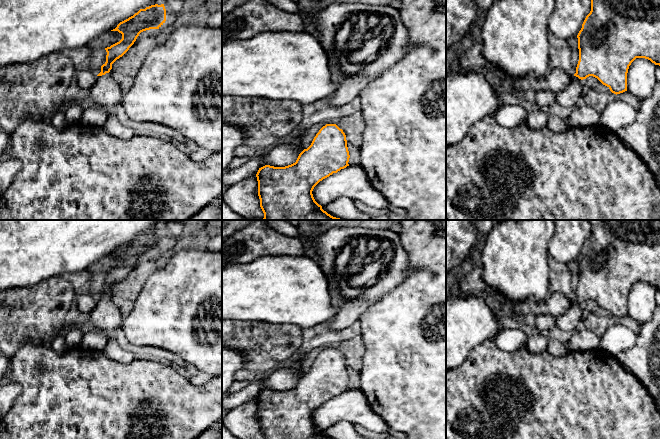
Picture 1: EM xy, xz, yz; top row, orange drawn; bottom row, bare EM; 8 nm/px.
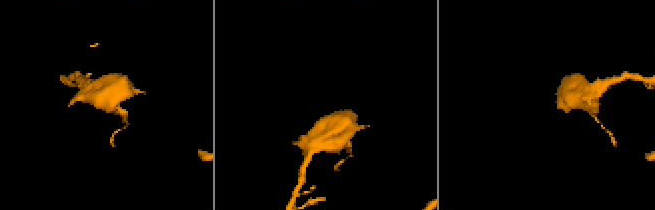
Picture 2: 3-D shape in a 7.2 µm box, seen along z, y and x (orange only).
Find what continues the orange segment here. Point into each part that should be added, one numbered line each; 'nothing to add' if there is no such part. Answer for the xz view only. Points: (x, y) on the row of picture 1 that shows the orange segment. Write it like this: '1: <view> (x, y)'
nothing to add

